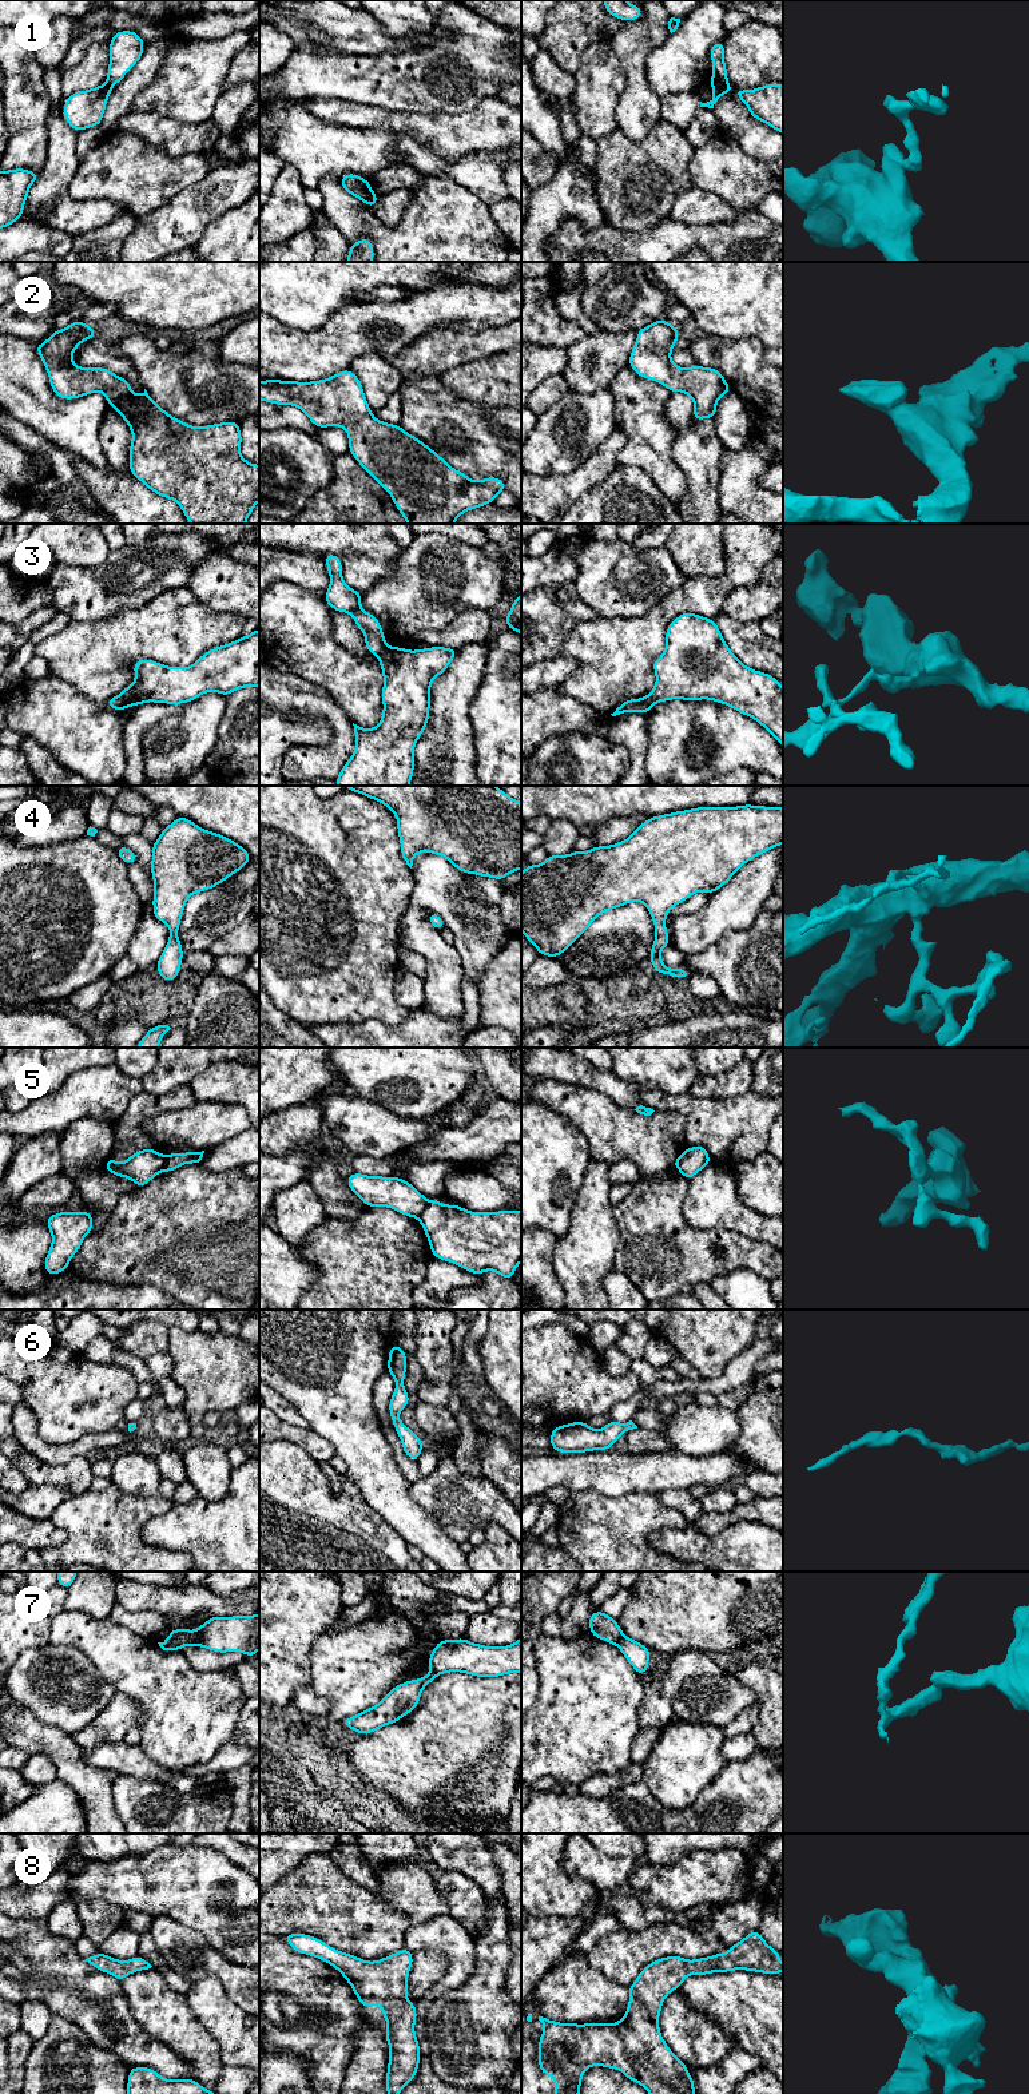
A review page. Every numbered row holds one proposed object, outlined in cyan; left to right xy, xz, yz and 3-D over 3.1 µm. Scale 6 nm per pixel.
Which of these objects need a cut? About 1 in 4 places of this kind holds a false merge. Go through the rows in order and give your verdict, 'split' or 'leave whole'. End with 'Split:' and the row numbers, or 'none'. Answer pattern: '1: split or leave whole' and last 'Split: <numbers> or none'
1: split
2: leave whole
3: split
4: leave whole
5: split
6: leave whole
7: split
8: leave whole
Split: 1, 3, 5, 7

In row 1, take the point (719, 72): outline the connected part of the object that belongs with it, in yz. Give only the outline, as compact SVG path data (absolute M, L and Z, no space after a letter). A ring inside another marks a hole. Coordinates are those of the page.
M724 41L715 43L710 49L712 60L712 78L720 84L728 84L727 68L724 63Z

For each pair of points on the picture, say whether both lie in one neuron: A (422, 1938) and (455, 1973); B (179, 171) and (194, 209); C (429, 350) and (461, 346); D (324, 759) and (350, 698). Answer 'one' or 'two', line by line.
A: one
B: two
C: one
D: two

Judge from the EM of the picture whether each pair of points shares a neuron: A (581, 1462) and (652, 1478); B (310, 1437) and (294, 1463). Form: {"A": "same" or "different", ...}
{"A": "same", "B": "different"}

